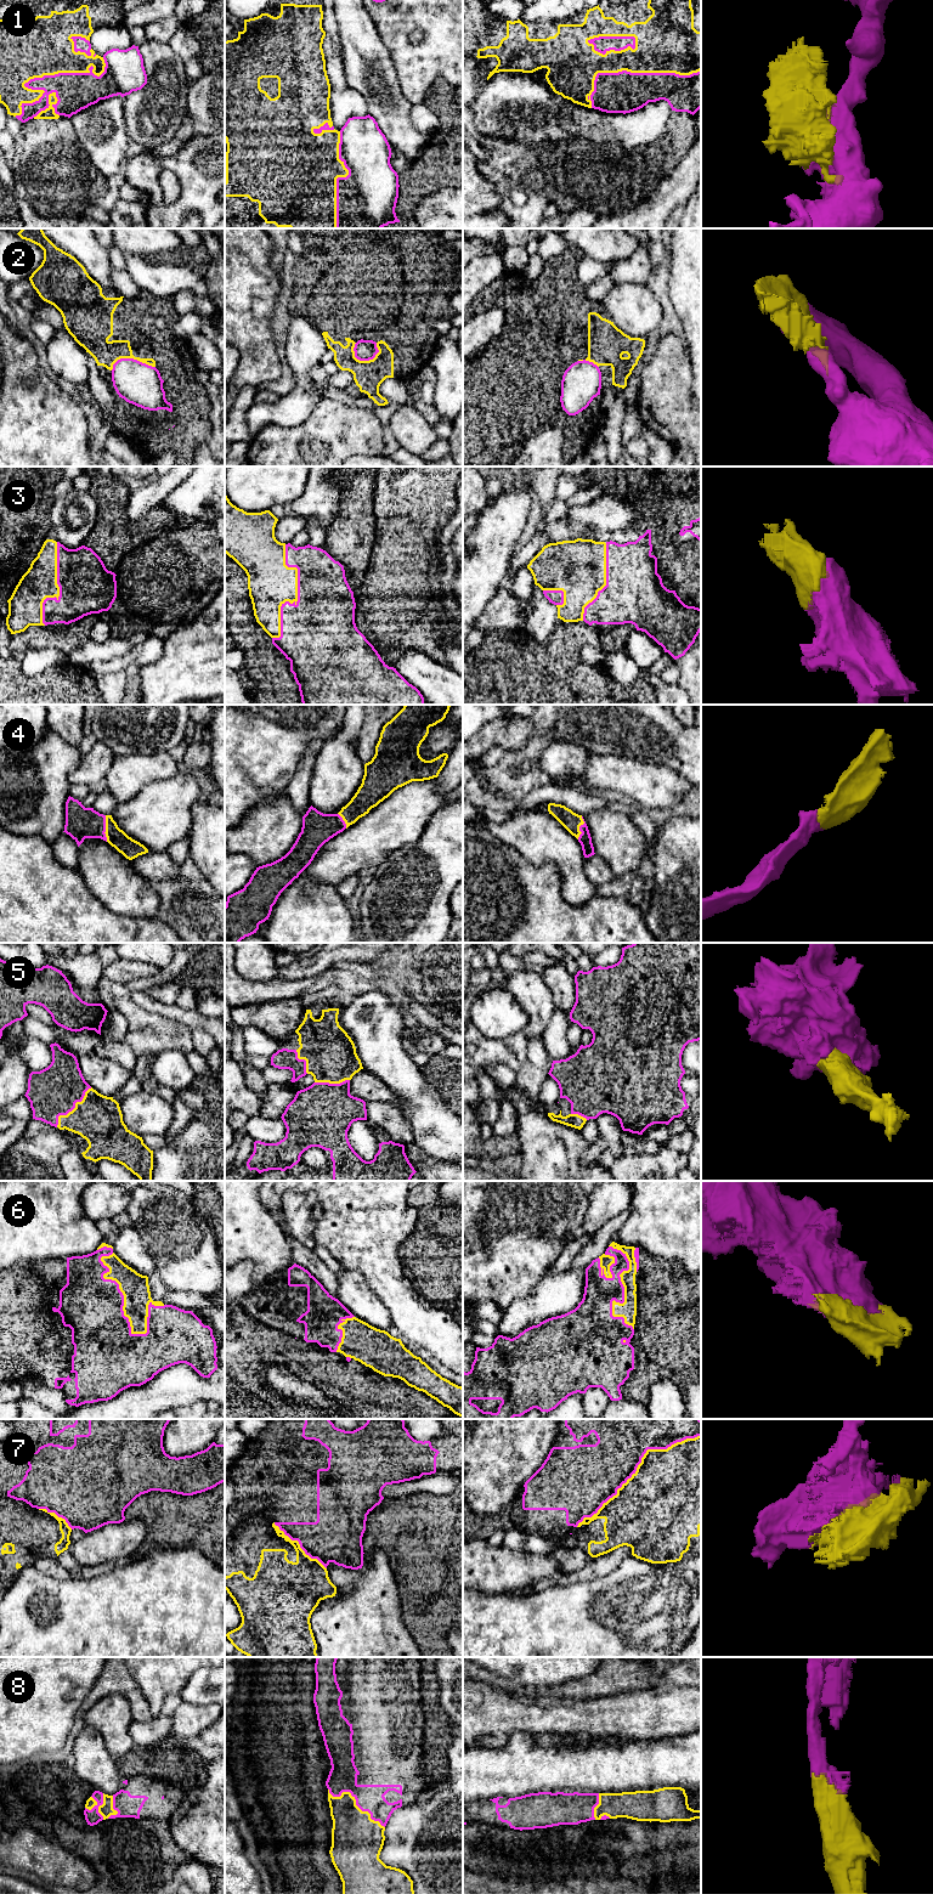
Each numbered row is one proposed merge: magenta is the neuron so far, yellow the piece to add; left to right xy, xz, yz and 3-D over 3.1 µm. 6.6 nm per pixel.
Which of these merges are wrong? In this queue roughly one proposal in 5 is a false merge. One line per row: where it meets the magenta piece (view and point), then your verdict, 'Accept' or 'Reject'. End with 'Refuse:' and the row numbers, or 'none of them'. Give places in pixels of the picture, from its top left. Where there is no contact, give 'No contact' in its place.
1: Touches magenta at xy (43, 77). Reject
2: Touches magenta at xz (371, 358). Reject
3: Touches magenta at xz (298, 595). Accept
4: Touches magenta at xy (105, 829). Accept
5: Touches magenta at xy (73, 1108). Accept
6: Touches magenta at xy (123, 1296). Accept
7: Touches magenta at yz (637, 1466). Reject
8: Touches magenta at xz (356, 1802). Accept
Refuse: 1, 2, 7

